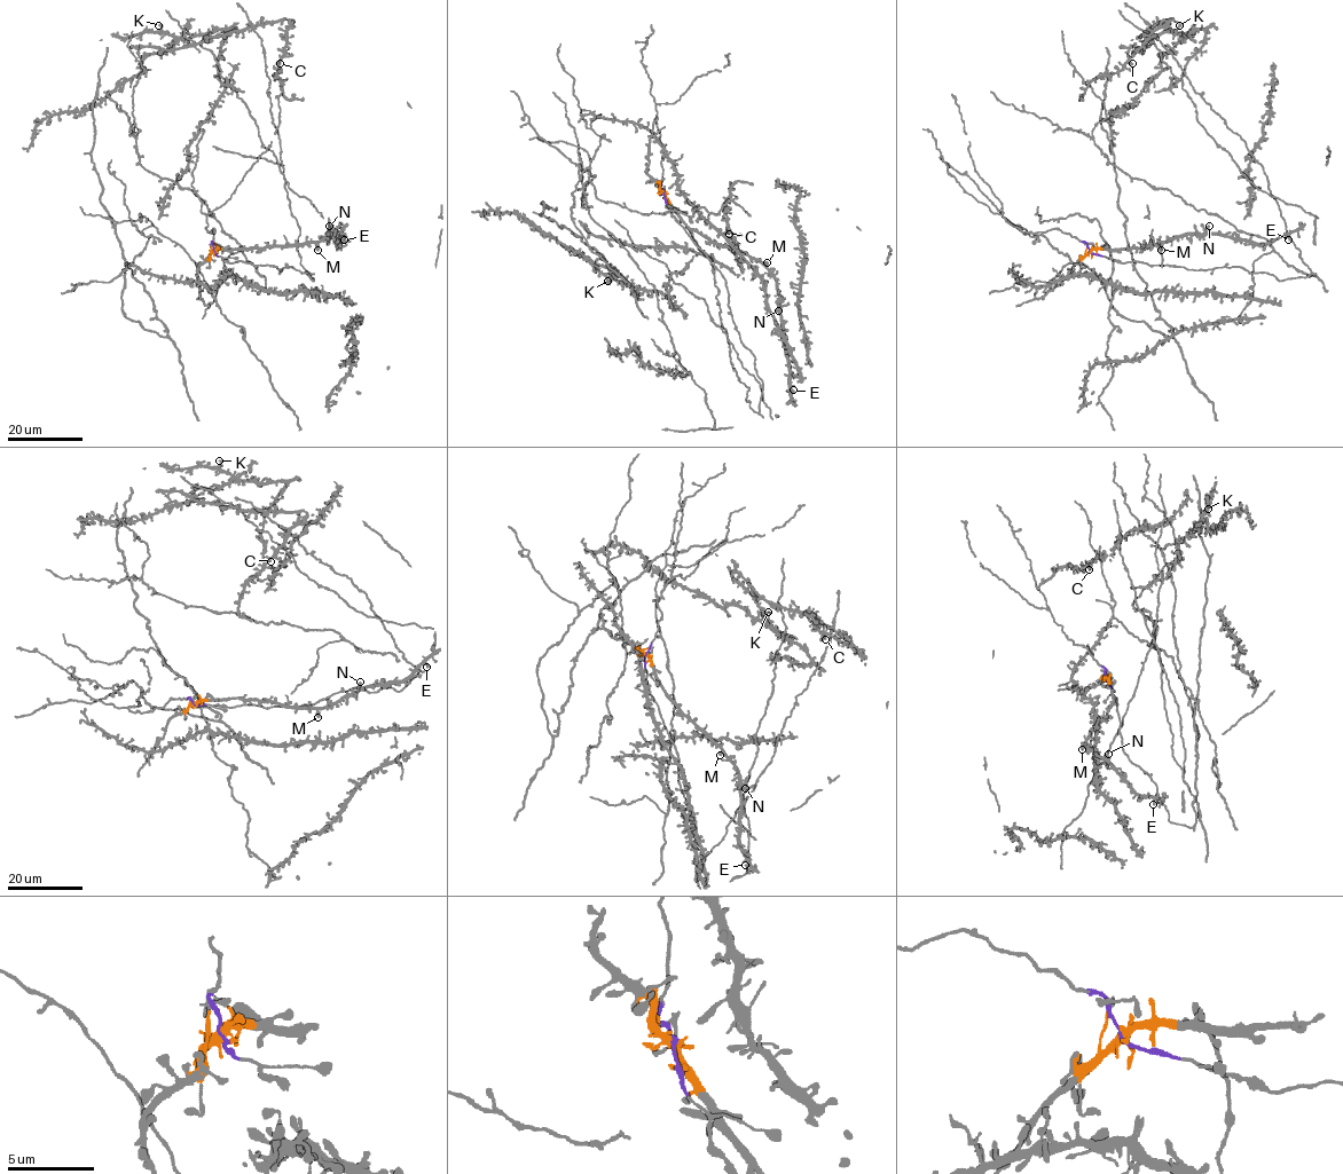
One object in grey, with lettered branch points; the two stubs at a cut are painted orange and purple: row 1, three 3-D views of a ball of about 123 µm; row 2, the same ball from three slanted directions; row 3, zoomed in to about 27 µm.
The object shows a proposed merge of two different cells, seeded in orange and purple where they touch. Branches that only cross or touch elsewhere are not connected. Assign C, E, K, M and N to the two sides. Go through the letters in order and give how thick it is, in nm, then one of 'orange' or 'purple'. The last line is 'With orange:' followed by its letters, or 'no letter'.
C: 380 nm | purple
E: 280 nm | orange
K: 360 nm | purple
M: 380 nm | orange
N: 190 nm | orange
With orange: E, M, N

